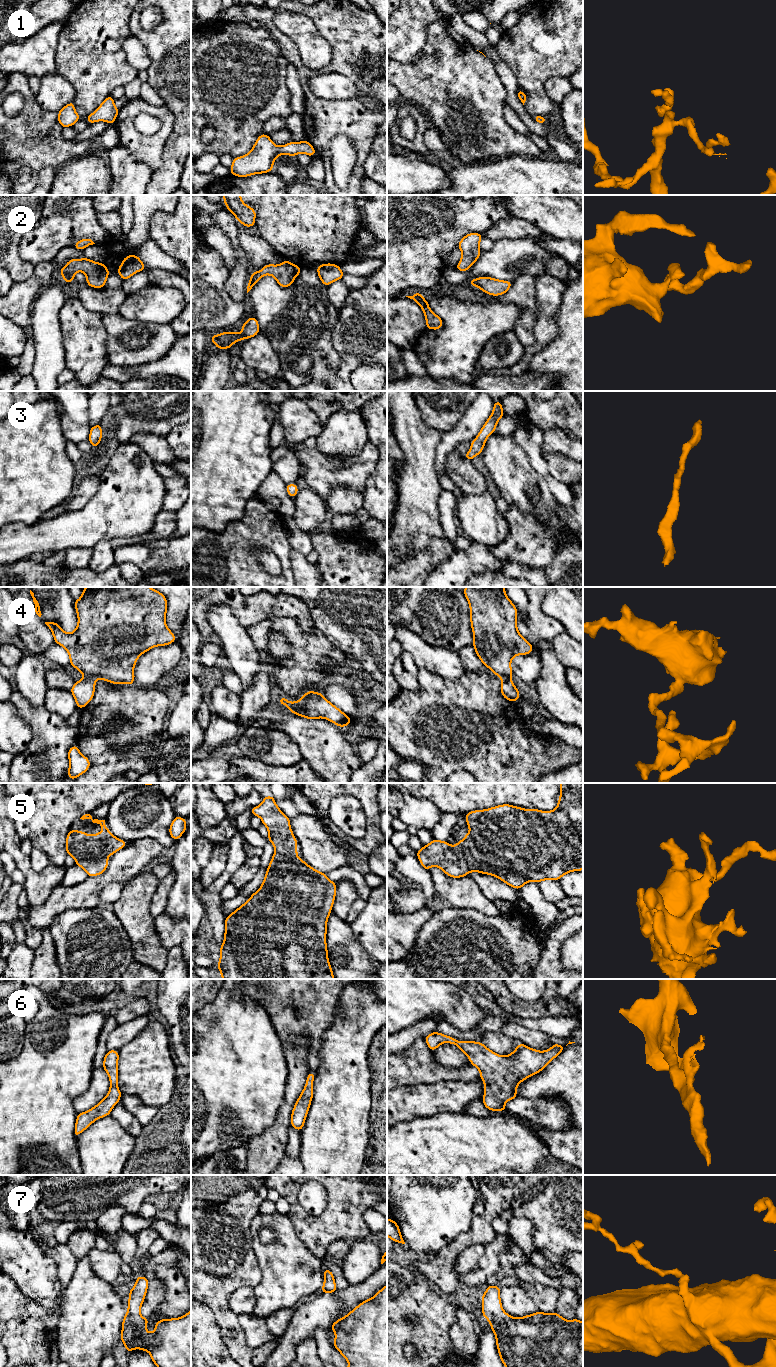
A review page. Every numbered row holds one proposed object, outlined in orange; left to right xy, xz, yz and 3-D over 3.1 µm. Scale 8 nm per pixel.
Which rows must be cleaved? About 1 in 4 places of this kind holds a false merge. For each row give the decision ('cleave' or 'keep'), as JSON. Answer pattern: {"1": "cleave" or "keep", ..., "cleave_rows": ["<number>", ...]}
{"1": "keep", "2": "keep", "3": "keep", "4": "cleave", "5": "keep", "6": "keep", "7": "keep", "cleave_rows": ["4"]}

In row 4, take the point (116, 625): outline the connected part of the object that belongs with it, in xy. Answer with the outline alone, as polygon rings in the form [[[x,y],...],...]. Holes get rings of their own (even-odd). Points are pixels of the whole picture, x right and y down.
[[[86,587],[83,589],[81,598],[74,600],[74,606],[77,612],[78,624],[77,628],[72,633],[63,631],[56,622],[45,622],[45,624],[52,631],[55,643],[61,645],[67,650],[70,665],[80,671],[85,677],[101,679],[113,684],[133,685],[135,679],[134,666],[138,658],[153,647],[166,646],[176,641],[175,635],[169,630],[165,622],[167,613],[167,599],[161,592],[150,587]]]

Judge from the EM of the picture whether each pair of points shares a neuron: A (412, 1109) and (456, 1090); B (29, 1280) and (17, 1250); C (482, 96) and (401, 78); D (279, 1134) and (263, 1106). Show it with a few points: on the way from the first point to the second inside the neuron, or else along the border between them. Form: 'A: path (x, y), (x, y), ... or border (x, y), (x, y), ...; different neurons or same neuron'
A: path (423, 1100), (445, 1097); same neuron
B: path (29, 1273), (29, 1267), (21, 1257); same neuron
C: path (462, 92), (453, 83), (421, 83); same neuron
D: border (283, 1101), (274, 1121), (259, 1134), (253, 1136); different neurons

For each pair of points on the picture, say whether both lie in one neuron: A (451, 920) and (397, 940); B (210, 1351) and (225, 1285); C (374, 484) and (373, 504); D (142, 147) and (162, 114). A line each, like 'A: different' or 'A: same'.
A: different
B: different
C: same
D: same

